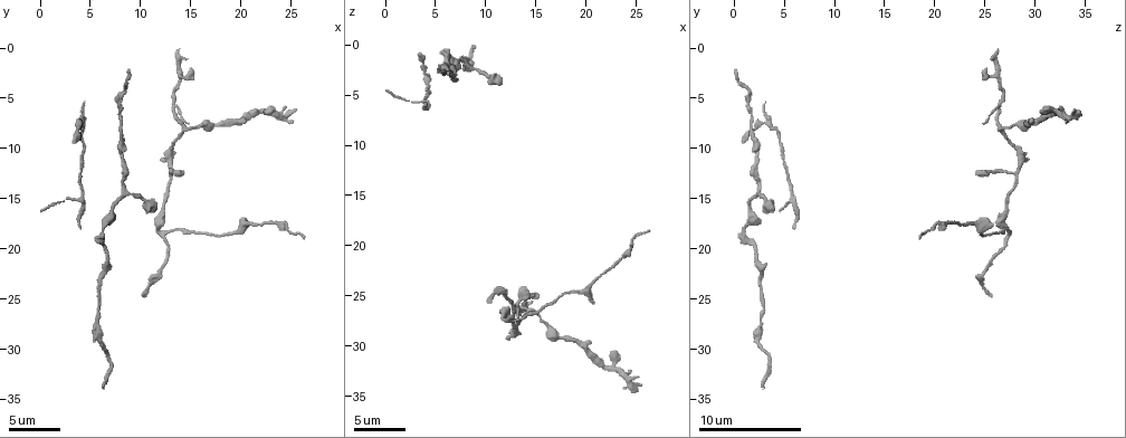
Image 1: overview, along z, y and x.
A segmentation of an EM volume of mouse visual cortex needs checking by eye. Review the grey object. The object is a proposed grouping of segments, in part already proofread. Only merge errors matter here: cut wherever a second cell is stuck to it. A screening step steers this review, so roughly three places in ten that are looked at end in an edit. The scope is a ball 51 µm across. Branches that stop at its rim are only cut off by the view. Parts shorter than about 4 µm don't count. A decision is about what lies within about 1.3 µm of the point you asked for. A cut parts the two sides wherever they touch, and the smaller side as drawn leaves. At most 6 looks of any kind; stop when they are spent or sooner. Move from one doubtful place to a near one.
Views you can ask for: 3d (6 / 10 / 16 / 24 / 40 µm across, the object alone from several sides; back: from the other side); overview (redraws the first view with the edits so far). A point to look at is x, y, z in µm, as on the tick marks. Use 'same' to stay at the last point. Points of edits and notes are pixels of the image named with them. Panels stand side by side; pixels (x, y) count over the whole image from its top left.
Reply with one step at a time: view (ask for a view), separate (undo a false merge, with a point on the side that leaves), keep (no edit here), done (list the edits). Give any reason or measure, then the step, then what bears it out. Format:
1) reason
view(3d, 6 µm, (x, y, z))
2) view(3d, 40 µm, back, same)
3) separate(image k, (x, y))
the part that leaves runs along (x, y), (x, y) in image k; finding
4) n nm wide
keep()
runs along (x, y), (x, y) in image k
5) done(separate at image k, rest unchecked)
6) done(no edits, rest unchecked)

three arms meet
view(3d, 10 µm, (12.2, 18.6, 27.2))

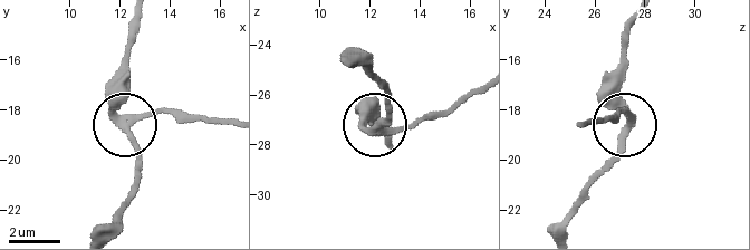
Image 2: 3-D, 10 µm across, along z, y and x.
from behind
view(3d, 10 µm, back, (12.1, 18.7, 27.3))

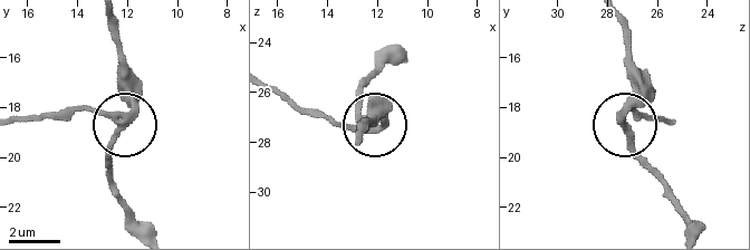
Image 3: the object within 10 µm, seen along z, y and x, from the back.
250 nm wide
separate(image 3, (77, 106))
the part that leaves runs along (112, 115), (82, 108), (18, 115) in image 3; two cells meet here

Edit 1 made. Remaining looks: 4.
three arms meet
view(3d, 6 µm, (14.4, 7.8, 26.8))

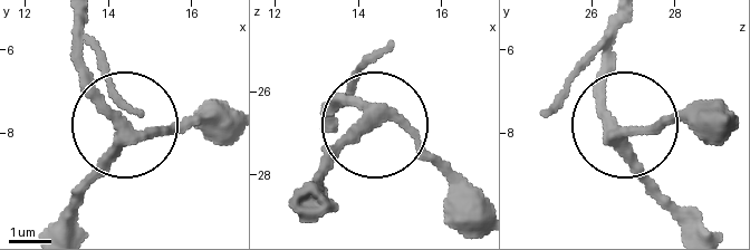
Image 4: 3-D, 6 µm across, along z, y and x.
side arm 9 µm
separate(image 4, (199, 117))
the part that leaves runs along (157, 135), (229, 125) in image 4; a second cell is stuck on

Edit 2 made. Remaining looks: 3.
done(separate at image 3, separate at image 4, rest unchecked)

